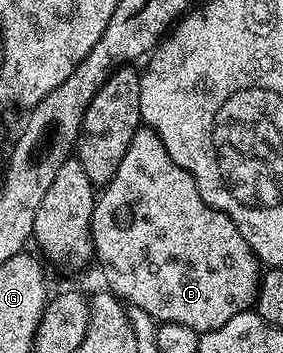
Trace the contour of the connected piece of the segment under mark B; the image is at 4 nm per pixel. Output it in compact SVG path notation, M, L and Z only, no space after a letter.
M141 128L135 133L133 140L129 140L129 148L125 148L125 156L122 157L121 164L117 164L117 172L113 176L113 180L109 180L107 185L98 191L91 217L91 243L95 245L94 261L97 266L99 262L100 268L103 269L103 278L107 281L104 282L106 289L127 306L136 306L149 312L149 316L153 316L156 323L185 324L185 328L193 328L201 335L213 328L221 328L221 324L225 324L225 320L233 320L233 316L246 314L254 307L261 277L259 259L249 248L245 236L241 236L241 232L237 232L237 224L233 224L233 220L229 220L229 216L225 216L225 212L205 204L205 200L199 195L199 189L193 176L174 162L169 156L169 152L165 152L165 146L161 144L155 130Z

